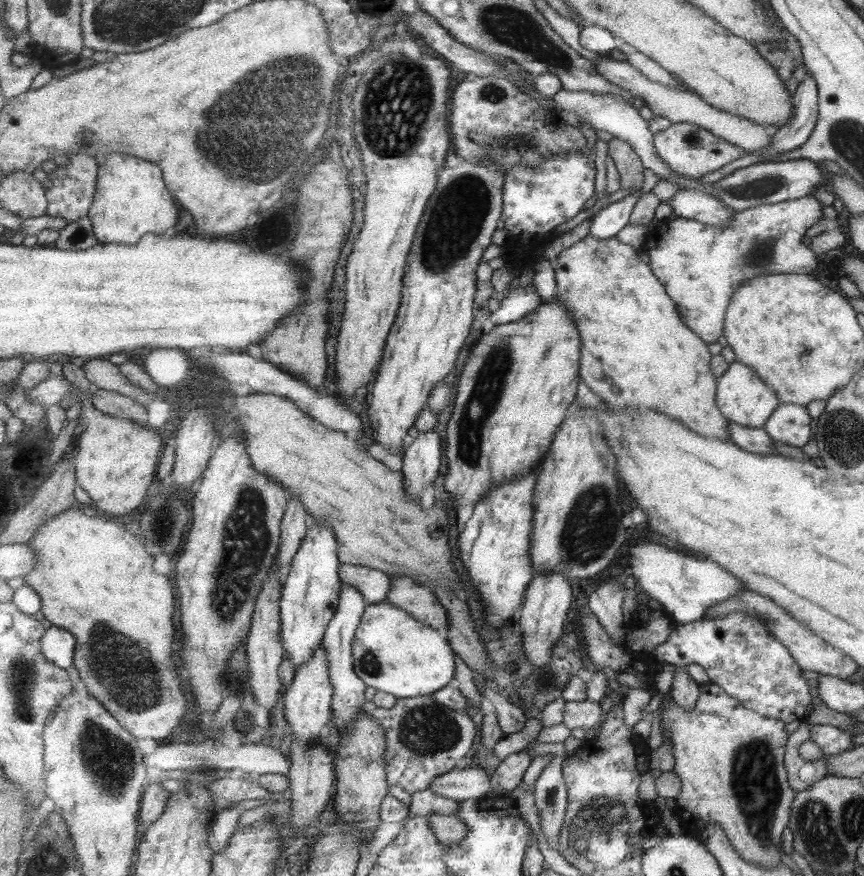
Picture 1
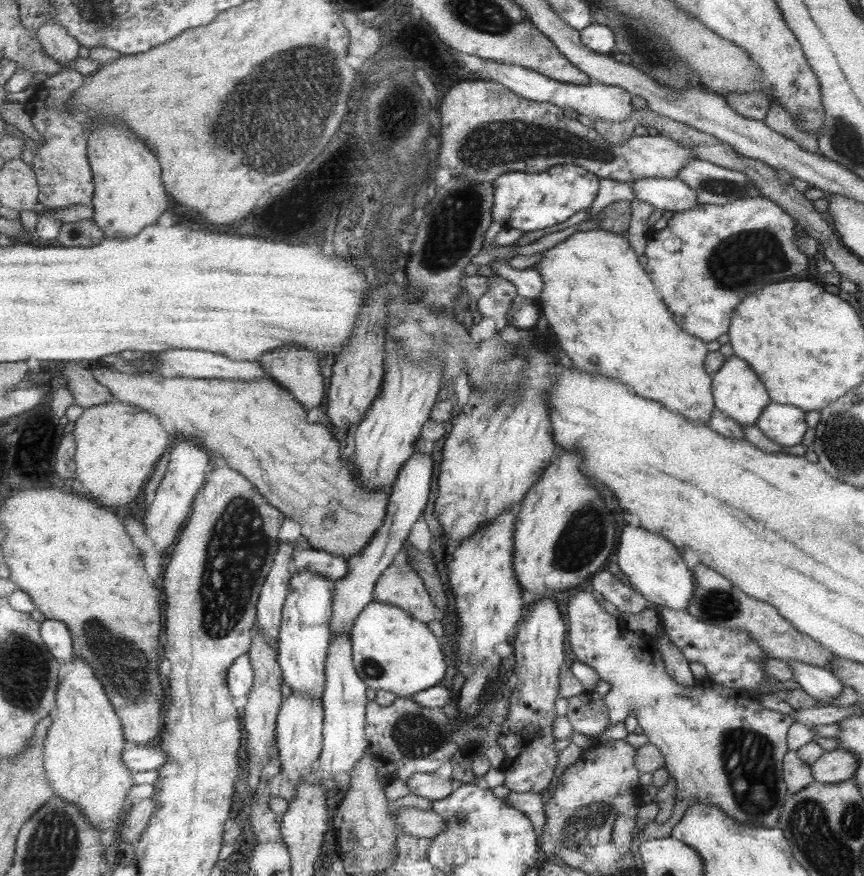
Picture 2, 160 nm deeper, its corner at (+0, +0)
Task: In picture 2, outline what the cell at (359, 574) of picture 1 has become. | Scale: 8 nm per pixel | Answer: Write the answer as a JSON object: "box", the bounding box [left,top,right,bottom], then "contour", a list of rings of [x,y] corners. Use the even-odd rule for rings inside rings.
{"box":[293,548,349,581],"contour":[[[315,548],[296,552],[293,555],[293,562],[295,574],[313,570],[333,581],[349,576],[347,559]]]}

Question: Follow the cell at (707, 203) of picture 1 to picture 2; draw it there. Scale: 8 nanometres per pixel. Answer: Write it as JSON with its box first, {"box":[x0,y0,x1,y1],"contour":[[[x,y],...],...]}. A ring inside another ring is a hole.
{"box":[631,178,698,212],"contour":[[[641,178],[631,183],[635,191],[635,199],[641,200],[657,208],[669,212],[681,212],[698,205],[693,189],[687,188],[684,182],[675,178]]]}

